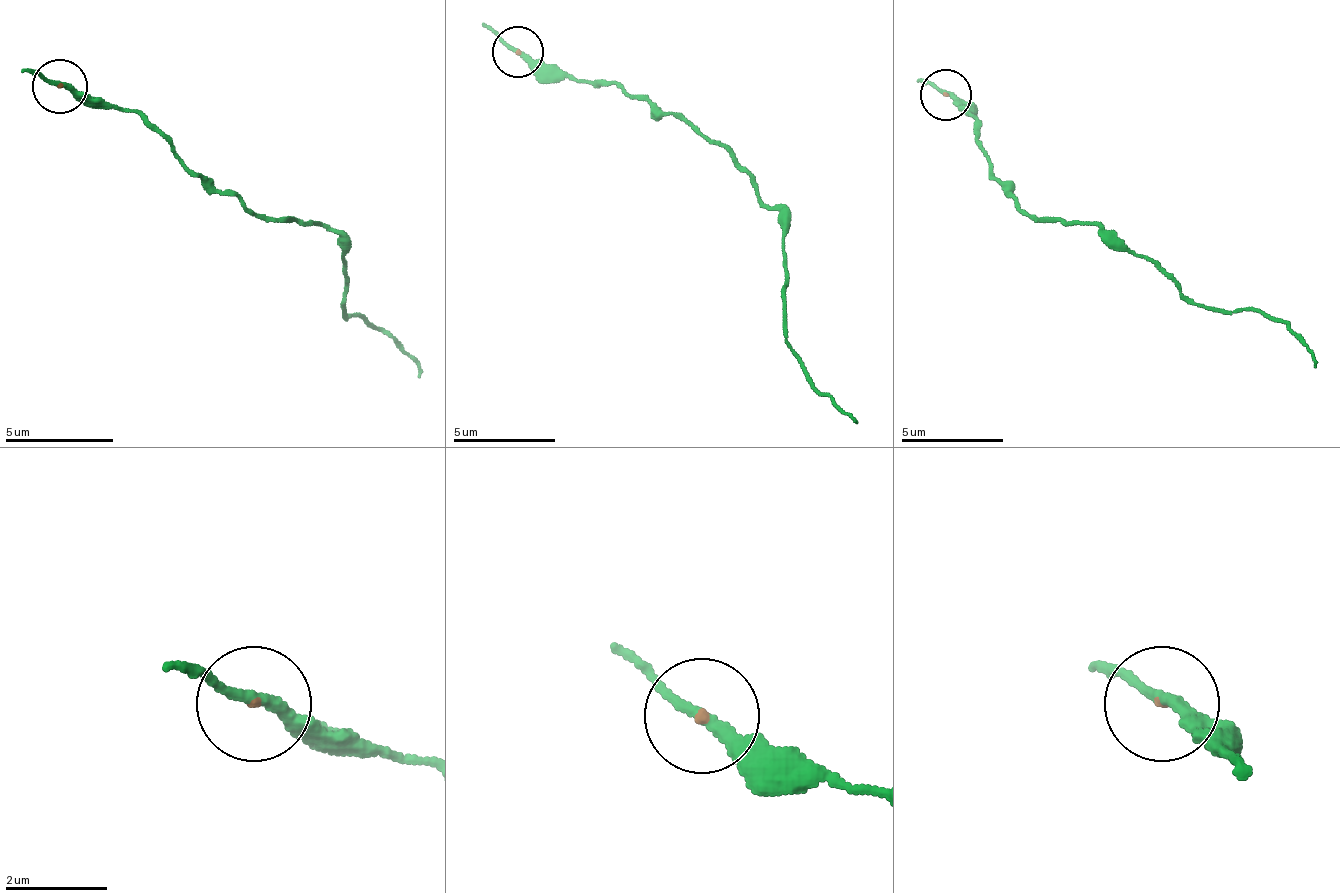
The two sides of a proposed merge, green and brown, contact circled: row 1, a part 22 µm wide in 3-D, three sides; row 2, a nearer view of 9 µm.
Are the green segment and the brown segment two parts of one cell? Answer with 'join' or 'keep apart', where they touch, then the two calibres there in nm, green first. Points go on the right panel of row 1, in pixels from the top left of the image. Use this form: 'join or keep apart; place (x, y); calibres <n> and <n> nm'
join; place (946, 95); calibres 200 and 70 nm

